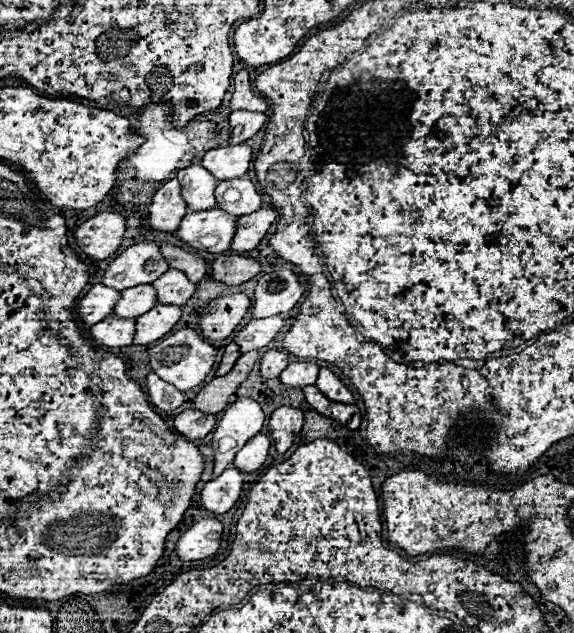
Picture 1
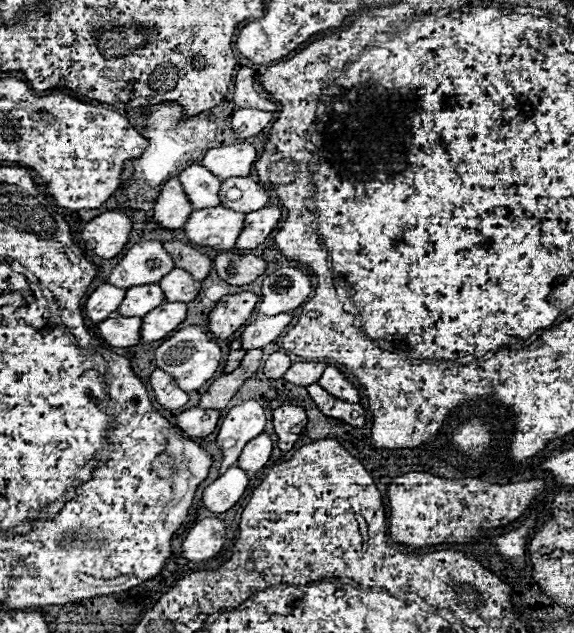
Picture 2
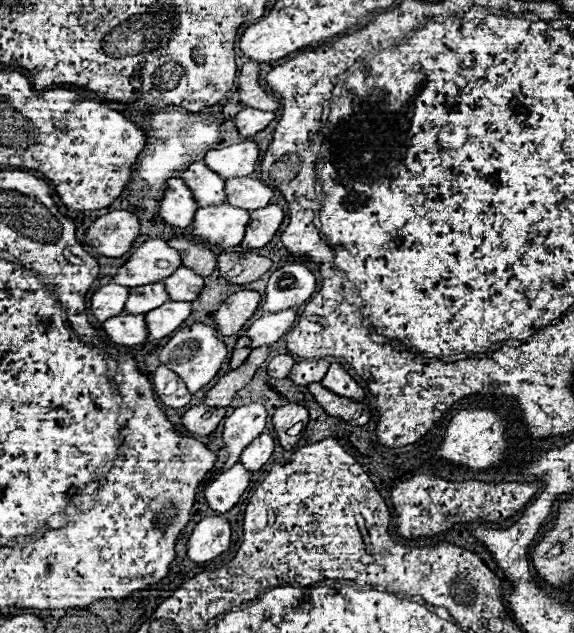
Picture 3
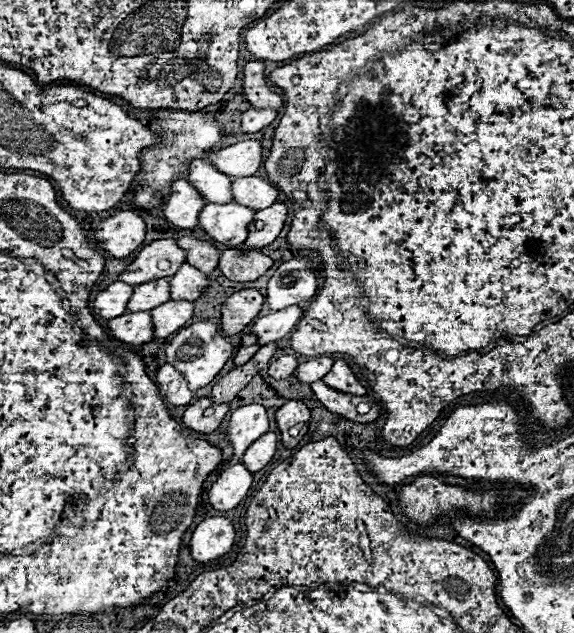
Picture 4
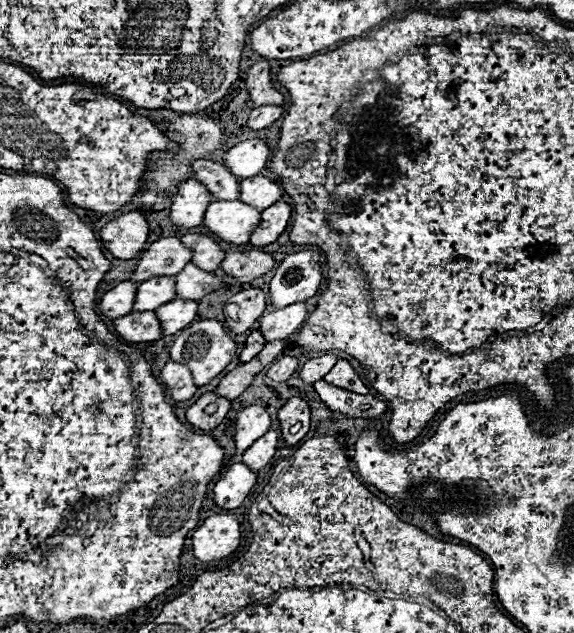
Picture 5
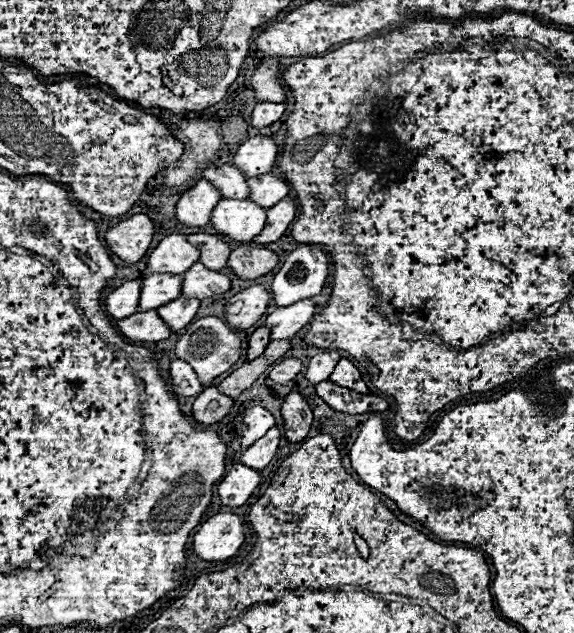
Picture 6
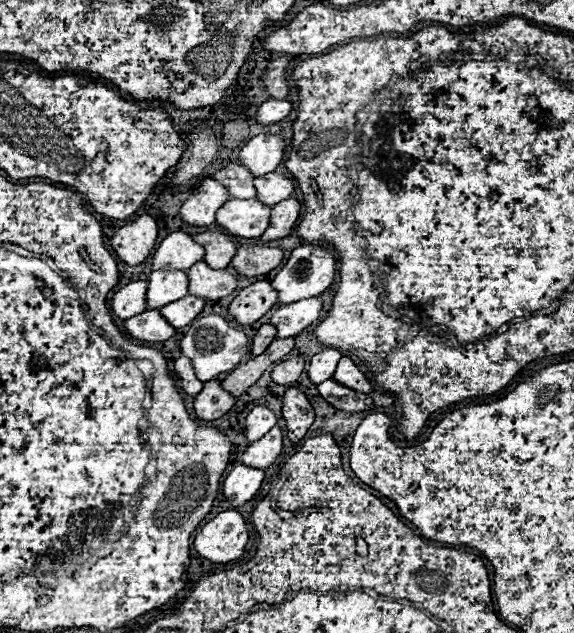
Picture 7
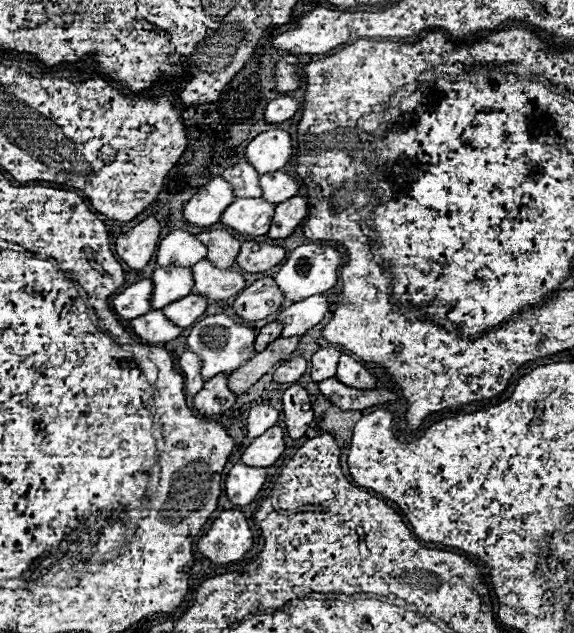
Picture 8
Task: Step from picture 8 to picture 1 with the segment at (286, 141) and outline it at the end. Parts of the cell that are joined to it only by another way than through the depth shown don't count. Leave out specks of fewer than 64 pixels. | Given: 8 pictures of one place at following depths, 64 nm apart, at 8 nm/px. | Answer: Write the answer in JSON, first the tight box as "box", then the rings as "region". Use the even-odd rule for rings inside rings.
{"box":[202,144,252,180],"region":[[[246,144],[226,146],[208,150],[202,158],[202,168],[208,168],[216,176],[216,180],[228,180],[228,176],[244,176],[250,168],[252,148]]]}

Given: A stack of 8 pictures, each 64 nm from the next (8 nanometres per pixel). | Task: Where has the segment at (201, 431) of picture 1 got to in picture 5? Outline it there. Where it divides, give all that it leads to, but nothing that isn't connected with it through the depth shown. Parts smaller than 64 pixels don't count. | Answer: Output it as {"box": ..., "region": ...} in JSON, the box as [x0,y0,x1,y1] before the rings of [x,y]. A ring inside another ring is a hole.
{"box":[186,392,230,430],"region":[[[206,392],[202,394],[186,412],[186,420],[200,430],[214,430],[226,416],[226,412],[230,410],[230,400],[216,396],[214,392]],[[208,404],[216,404],[216,410],[212,414],[206,412]]]}

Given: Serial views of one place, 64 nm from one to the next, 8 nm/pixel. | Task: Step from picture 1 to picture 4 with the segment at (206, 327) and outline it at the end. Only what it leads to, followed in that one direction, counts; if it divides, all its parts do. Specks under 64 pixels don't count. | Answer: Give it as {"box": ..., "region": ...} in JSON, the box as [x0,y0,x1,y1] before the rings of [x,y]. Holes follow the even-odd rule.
{"box":[222,290,264,336],"region":[[[240,290],[234,292],[224,304],[222,304],[222,330],[226,336],[234,336],[242,332],[262,310],[264,296],[254,290]]]}

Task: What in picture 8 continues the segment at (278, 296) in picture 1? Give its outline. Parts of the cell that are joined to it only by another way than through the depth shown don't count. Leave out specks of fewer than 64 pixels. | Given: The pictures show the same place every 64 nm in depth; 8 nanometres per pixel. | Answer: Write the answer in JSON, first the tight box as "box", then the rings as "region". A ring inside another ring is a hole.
{"box":[274,244,342,302],"region":[[[302,244],[302,246],[294,248],[294,252],[288,256],[288,260],[280,268],[280,272],[274,276],[274,280],[280,286],[280,290],[284,292],[286,302],[298,302],[312,294],[322,294],[322,292],[334,288],[338,282],[340,264],[342,264],[342,254],[336,248],[326,246],[324,252],[316,254],[316,244]]]}

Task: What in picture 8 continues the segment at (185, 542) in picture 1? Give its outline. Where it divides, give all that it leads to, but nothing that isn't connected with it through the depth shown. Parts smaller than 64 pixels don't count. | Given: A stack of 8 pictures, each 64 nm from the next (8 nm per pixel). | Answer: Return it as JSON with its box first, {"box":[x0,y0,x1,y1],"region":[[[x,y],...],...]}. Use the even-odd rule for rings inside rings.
{"box":[198,510,252,564],"region":[[[224,510],[198,540],[198,550],[216,564],[240,560],[252,546],[252,530],[240,510]]]}

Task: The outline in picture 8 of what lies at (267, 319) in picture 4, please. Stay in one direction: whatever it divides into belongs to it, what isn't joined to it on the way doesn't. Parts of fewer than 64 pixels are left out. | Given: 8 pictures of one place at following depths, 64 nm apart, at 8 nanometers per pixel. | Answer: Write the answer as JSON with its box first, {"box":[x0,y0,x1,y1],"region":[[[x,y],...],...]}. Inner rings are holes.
{"box":[278,294,328,336],"region":[[[314,294],[310,298],[290,304],[288,308],[284,308],[278,314],[278,322],[284,324],[282,336],[306,334],[310,328],[314,328],[318,322],[322,322],[326,312],[328,312],[328,302],[322,294]]]}

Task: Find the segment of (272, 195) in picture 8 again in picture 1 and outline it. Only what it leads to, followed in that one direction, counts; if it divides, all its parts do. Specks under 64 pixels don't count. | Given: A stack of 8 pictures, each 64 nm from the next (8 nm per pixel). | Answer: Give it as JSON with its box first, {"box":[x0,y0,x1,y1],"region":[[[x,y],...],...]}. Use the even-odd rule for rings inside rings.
{"box":[216,178,264,216],"region":[[[234,178],[218,184],[216,200],[218,208],[224,208],[234,216],[242,216],[260,210],[264,196],[250,178]]]}

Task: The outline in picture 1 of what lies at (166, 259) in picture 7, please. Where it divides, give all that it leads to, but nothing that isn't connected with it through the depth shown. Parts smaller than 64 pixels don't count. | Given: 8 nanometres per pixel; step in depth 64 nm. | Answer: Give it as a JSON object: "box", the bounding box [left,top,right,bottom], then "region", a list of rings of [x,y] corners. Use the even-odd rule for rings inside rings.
{"box":[102,242,168,288],"region":[[[142,242],[126,248],[106,270],[102,284],[110,288],[128,288],[128,284],[152,284],[156,276],[168,272],[168,262],[154,242]]]}

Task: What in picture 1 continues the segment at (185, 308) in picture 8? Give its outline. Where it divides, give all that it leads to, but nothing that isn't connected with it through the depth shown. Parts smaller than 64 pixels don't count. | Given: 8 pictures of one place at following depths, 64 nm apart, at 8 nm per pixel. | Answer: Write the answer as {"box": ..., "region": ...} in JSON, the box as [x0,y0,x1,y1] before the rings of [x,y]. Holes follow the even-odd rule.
{"box":[134,304,182,346],"region":[[[156,304],[156,308],[136,318],[134,342],[138,346],[144,346],[154,340],[160,340],[164,334],[168,334],[176,326],[180,316],[182,316],[182,306]]]}

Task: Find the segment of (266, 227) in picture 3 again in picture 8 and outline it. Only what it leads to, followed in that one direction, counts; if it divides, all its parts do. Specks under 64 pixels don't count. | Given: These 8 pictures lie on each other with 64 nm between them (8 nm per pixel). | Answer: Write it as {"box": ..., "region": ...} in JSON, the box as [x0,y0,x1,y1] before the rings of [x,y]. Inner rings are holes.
{"box":[268,196,308,240],"region":[[[292,196],[276,204],[276,212],[274,212],[274,220],[268,236],[274,240],[290,236],[302,224],[306,214],[308,214],[308,202],[302,196]]]}

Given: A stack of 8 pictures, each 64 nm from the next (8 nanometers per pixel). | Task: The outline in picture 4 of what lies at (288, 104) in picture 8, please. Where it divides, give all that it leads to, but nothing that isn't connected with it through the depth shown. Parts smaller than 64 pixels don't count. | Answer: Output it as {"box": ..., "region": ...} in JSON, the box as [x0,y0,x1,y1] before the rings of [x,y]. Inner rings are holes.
{"box":[242,108,278,132],"region":[[[250,108],[242,114],[242,130],[244,132],[260,132],[262,128],[270,126],[278,116],[278,110],[276,108],[262,108],[262,110],[256,110],[256,108]]]}

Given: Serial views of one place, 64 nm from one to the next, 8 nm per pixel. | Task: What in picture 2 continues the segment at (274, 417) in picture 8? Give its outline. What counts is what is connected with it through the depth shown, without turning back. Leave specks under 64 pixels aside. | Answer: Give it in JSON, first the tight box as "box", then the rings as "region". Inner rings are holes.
{"box":[216,400,266,474],"region":[[[254,400],[240,402],[224,416],[218,438],[216,438],[216,444],[220,446],[224,456],[218,470],[220,474],[228,470],[232,464],[236,464],[244,444],[248,444],[248,440],[262,434],[264,426],[266,426],[264,408]]]}

